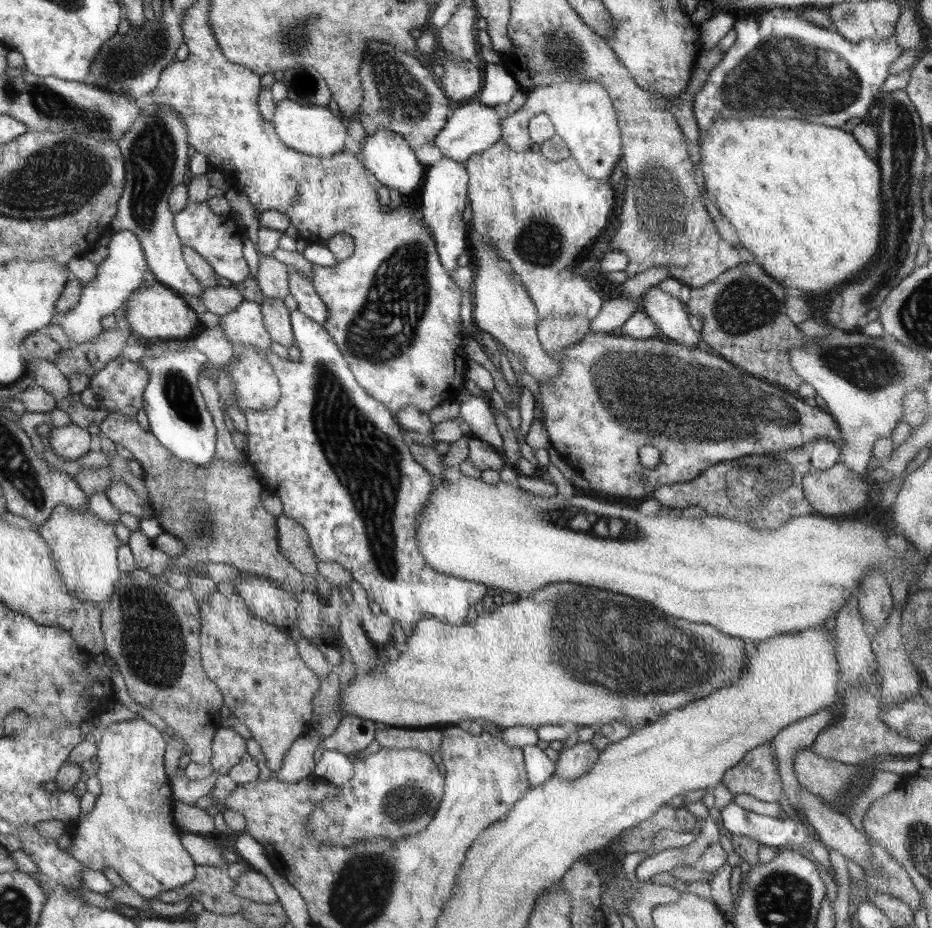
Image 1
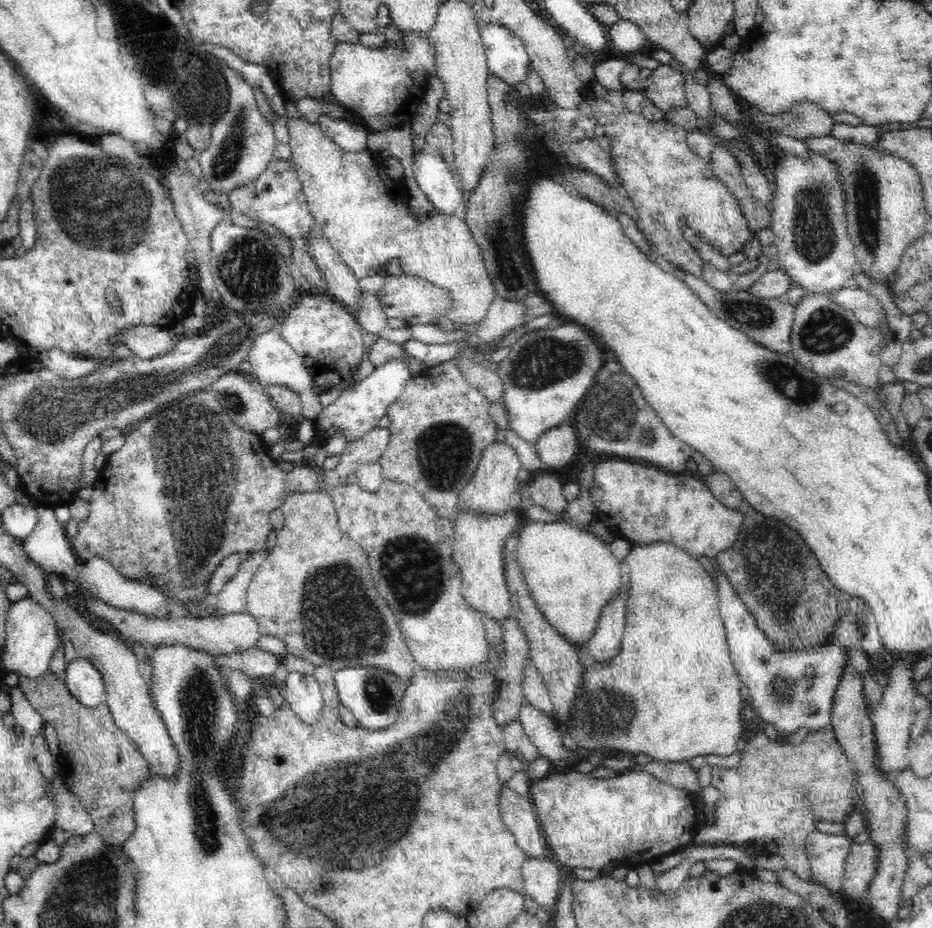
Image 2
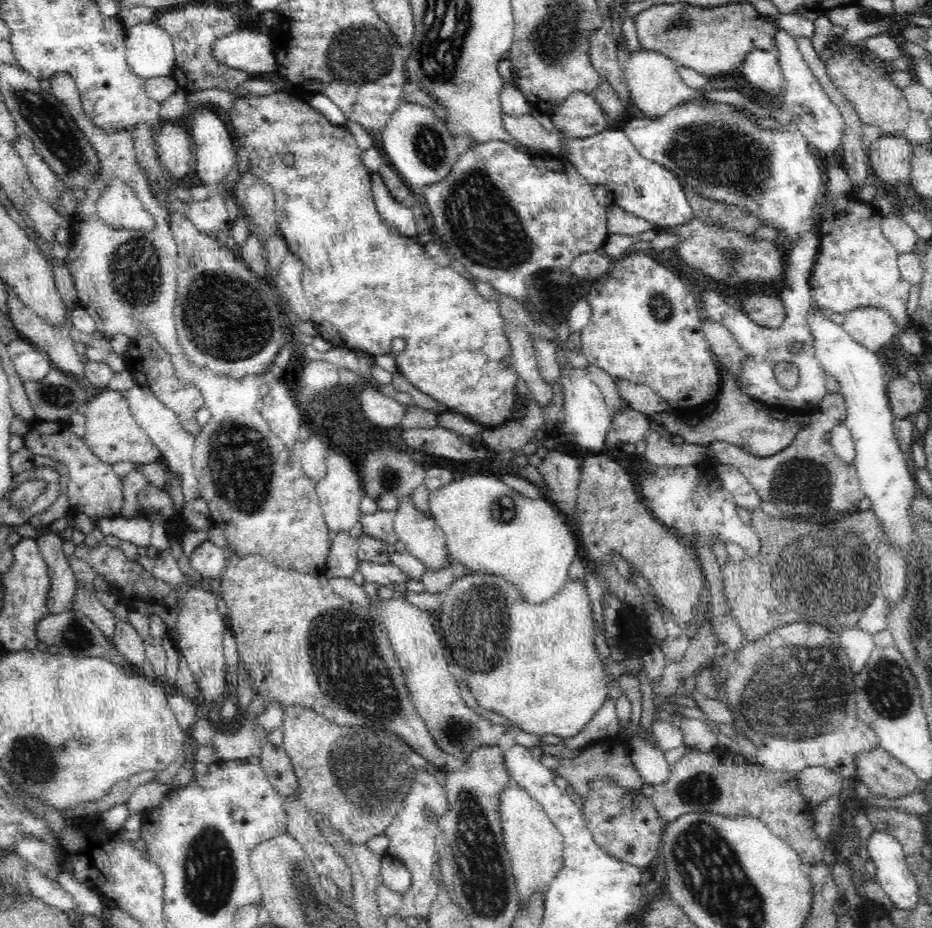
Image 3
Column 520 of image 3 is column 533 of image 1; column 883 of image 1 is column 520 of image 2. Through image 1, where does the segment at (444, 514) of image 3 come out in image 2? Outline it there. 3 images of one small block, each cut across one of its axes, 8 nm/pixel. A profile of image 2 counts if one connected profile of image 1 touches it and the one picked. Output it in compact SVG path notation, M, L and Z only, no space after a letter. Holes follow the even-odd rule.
M562 520L552 524L528 524L520 528L518 536L518 562L538 610L566 642L586 646L594 636L602 610L610 606L610 600L614 600L620 590L624 590L624 560L618 560L612 554L610 544L584 528Z

